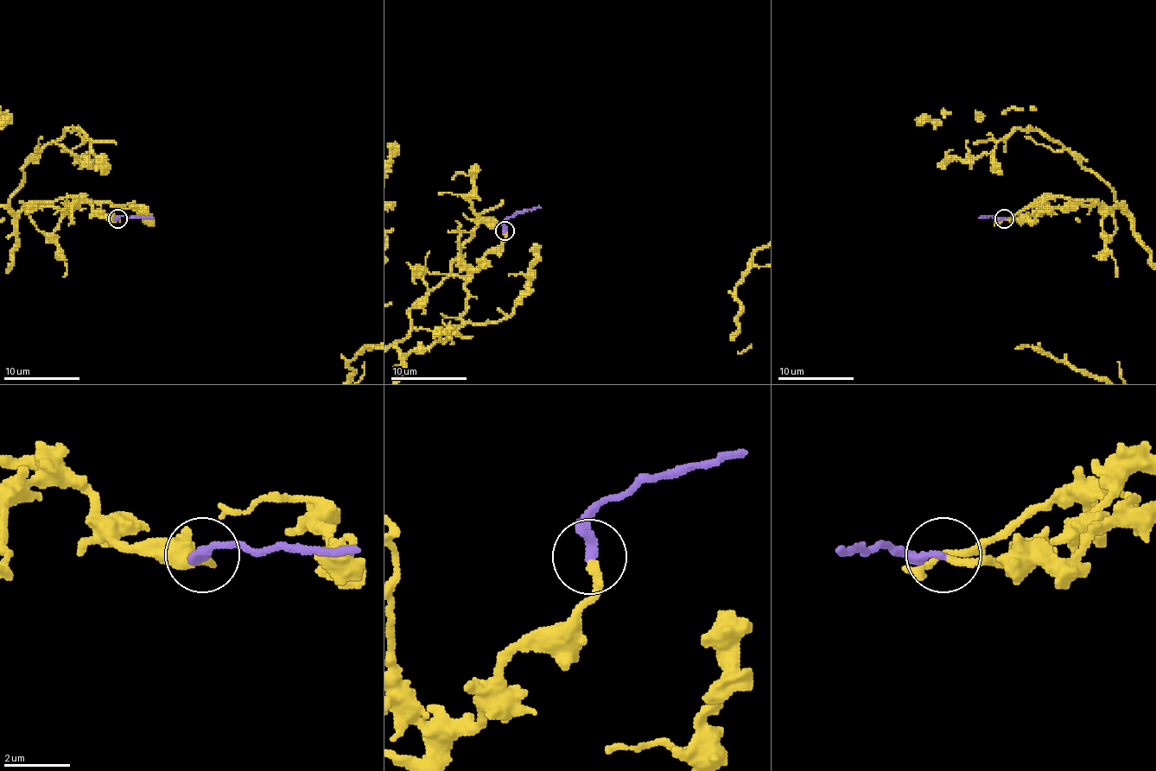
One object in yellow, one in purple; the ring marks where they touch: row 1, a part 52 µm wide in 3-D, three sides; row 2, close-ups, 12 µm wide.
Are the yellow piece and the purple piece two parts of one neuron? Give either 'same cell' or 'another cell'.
same cell

